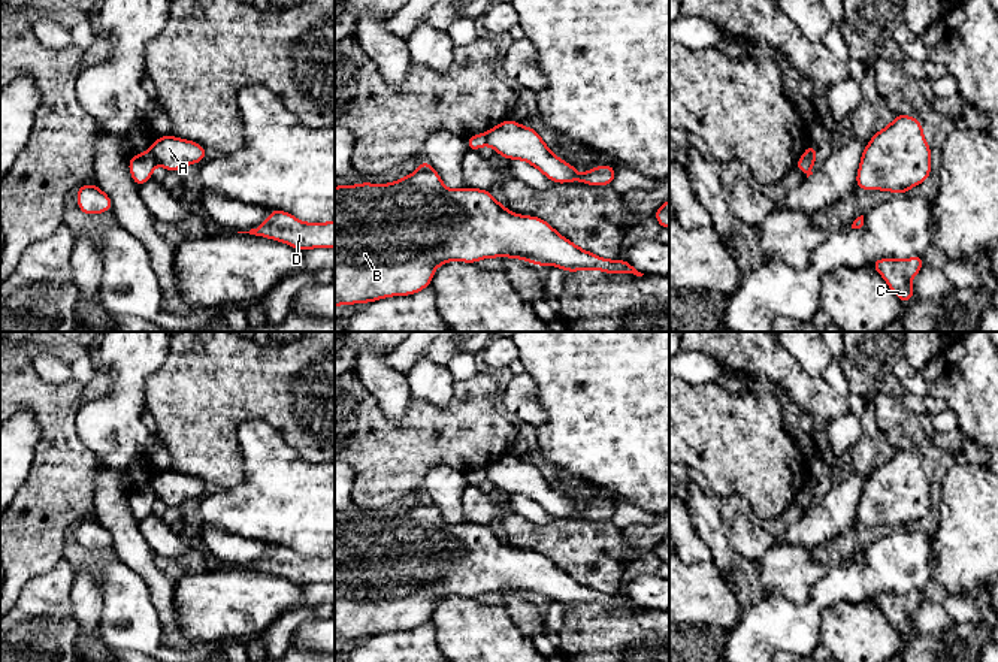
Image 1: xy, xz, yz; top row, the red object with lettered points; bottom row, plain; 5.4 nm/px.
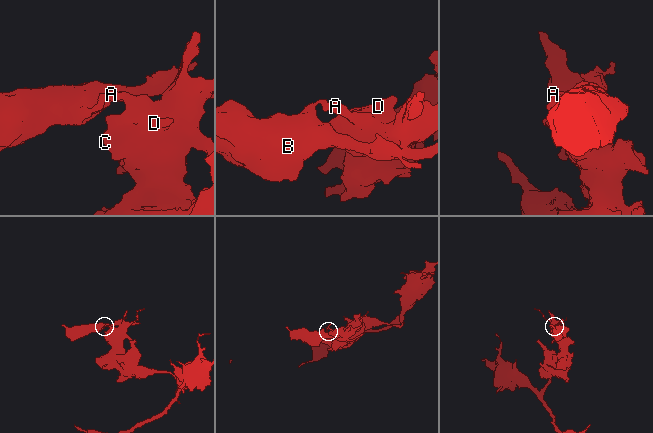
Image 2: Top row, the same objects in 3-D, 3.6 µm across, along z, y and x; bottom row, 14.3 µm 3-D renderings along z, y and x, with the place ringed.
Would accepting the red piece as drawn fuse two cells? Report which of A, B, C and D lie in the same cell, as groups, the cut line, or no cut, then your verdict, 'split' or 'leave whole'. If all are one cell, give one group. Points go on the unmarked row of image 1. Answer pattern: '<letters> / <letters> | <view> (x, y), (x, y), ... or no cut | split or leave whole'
A C D / B | xy (148, 484), (157, 498) | split

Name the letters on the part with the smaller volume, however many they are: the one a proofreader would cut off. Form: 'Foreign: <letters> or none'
Foreign: B

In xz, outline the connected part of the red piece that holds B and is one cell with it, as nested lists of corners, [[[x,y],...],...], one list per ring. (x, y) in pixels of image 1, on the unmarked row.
[[[423,493],[414,508],[396,517],[335,522],[335,641],[409,631],[429,622],[435,604],[441,599],[453,595],[477,598],[481,593],[495,592],[520,593],[538,601],[557,601],[565,607],[598,604],[604,608],[644,610],[627,595],[602,593],[577,581],[539,551],[508,545],[490,529],[490,525],[447,523],[439,508]]]

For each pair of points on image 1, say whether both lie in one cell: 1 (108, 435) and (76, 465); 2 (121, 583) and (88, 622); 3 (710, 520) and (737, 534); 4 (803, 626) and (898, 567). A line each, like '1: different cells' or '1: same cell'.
1: different cells
2: different cells
3: different cells
4: same cell

